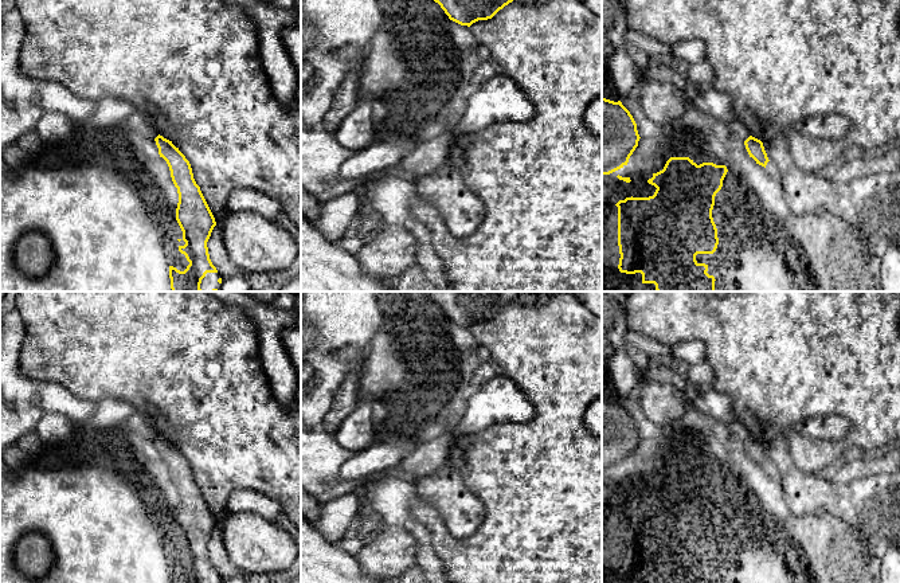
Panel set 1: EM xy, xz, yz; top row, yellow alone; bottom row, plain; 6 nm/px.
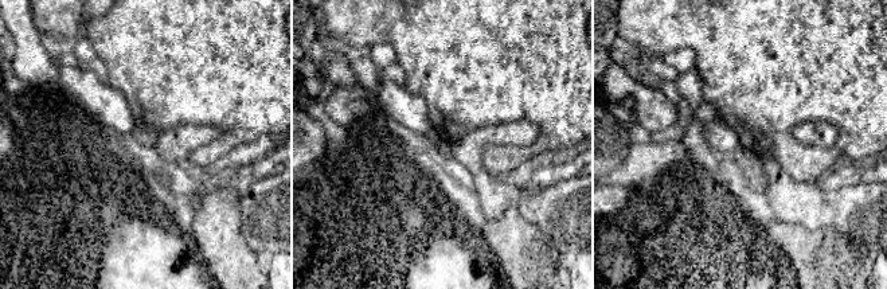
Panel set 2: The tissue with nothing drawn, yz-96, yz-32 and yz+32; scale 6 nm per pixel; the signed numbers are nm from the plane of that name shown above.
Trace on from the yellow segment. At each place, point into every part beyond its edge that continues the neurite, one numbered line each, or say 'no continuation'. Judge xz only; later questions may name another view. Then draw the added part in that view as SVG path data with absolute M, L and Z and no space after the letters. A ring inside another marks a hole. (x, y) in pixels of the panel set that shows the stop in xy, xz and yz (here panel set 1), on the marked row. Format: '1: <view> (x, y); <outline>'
no continuation

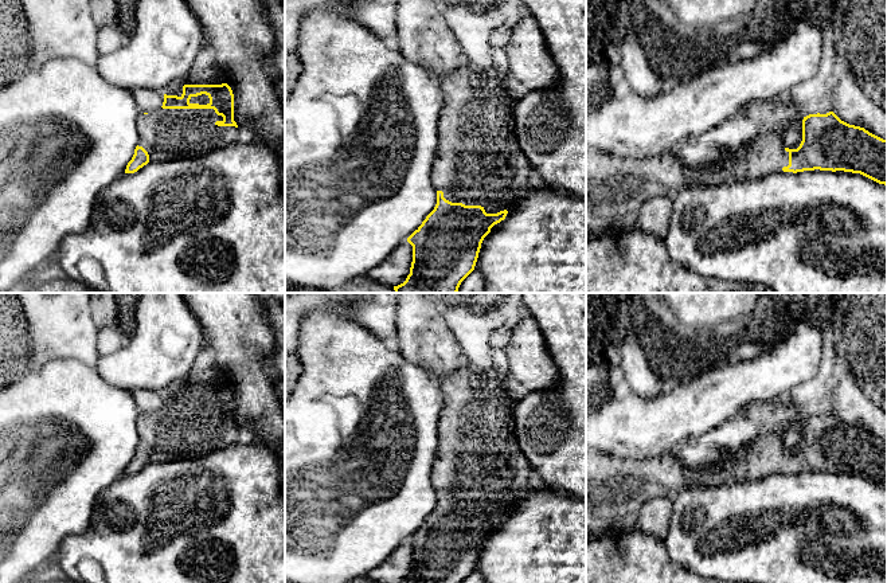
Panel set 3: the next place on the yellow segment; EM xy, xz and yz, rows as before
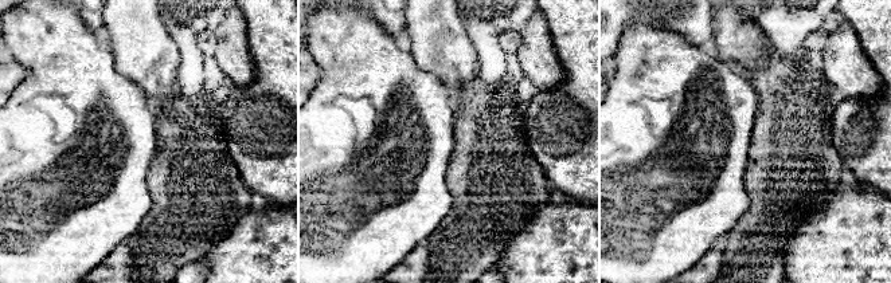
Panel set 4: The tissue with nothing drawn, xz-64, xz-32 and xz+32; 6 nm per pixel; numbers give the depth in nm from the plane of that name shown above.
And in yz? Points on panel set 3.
1: yz (616, 188); M766 133L749 146L727 153L716 165L698 171L685 167L667 149L645 159L621 159L610 153L586 148L586 228L590 231L626 231L637 227L640 207L656 196L675 197L688 185L718 185L734 180L753 180L789 165L789 152L778 133Z

